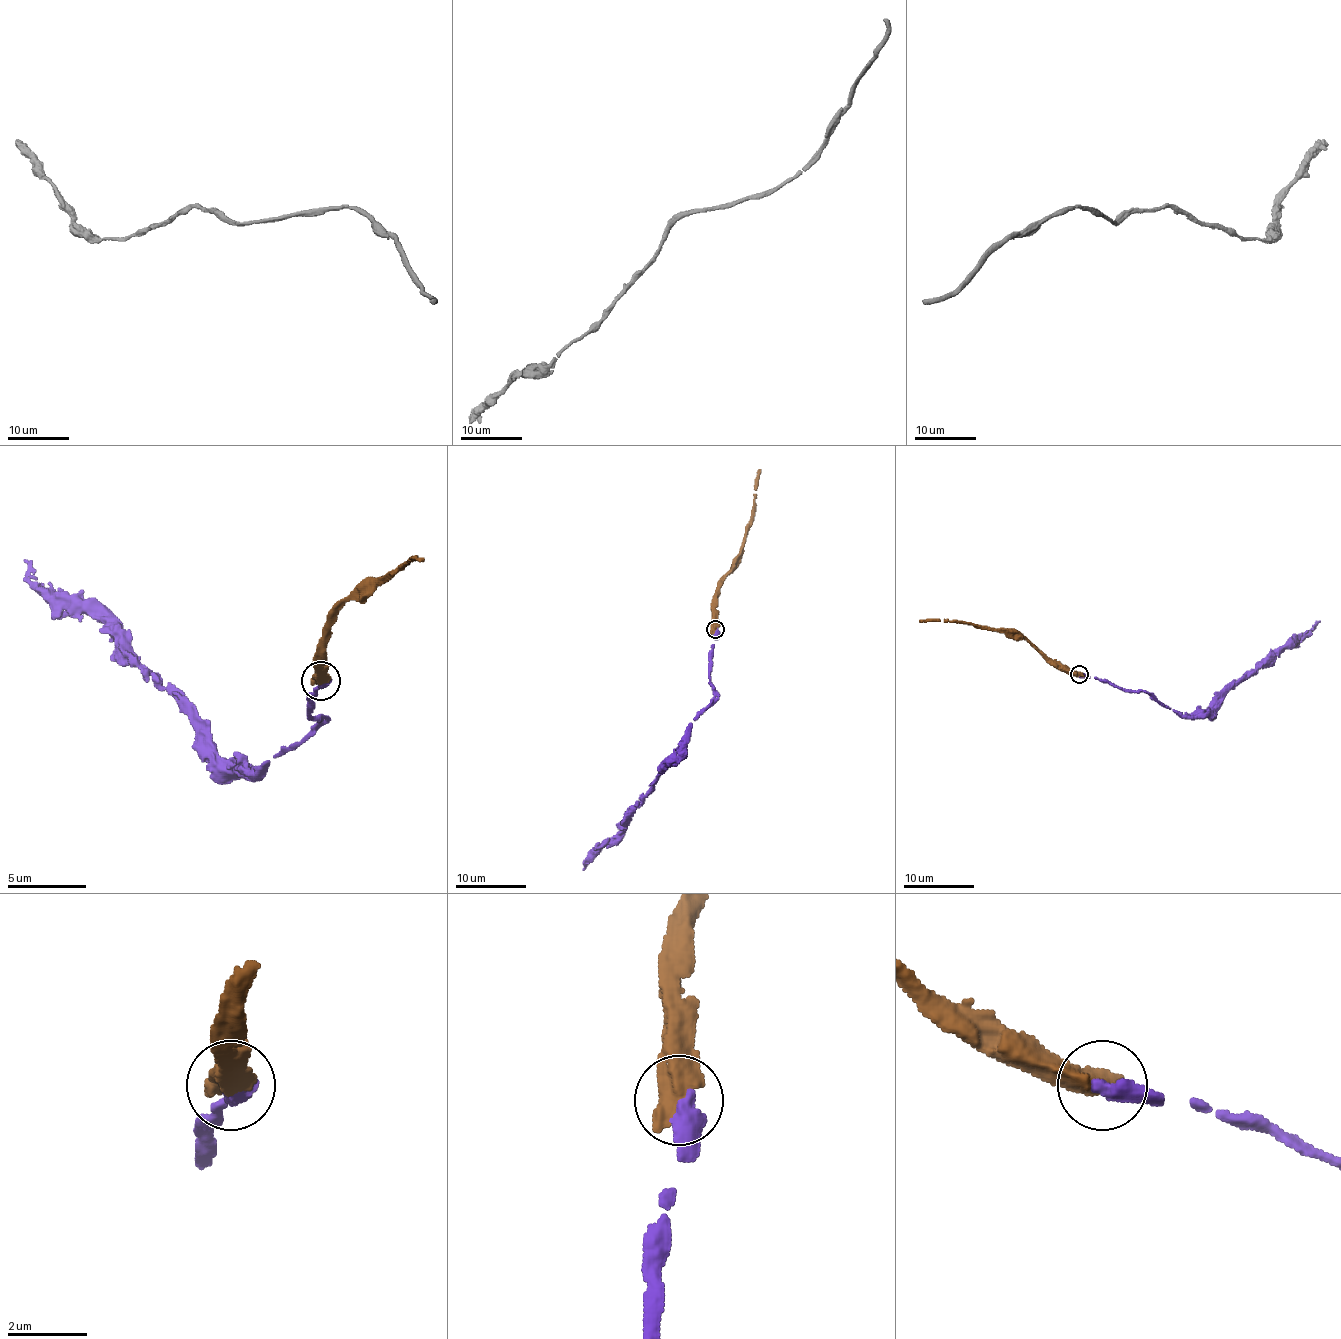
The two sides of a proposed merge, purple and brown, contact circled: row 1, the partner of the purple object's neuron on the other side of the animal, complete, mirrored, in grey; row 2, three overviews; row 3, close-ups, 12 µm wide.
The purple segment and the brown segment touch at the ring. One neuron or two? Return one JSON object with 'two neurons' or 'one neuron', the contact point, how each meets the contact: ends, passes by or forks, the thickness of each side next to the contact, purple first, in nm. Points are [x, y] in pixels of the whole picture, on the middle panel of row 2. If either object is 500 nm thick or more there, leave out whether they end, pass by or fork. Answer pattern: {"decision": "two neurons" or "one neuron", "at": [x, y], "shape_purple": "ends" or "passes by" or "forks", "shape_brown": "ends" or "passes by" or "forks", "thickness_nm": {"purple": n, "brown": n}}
{"decision": "one neuron", "at": [715, 629], "thickness_nm": {"purple": 460, "brown": 700}}

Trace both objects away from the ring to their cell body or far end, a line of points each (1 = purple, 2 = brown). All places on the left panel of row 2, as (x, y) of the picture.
1: (322, 679), (314, 691), (310, 715), (318, 723), (266, 763), (238, 770), (104, 620), (52, 596), (24, 561)
2: (322, 679), (322, 632), (349, 600), (361, 596), (381, 576), (413, 557), (424, 561)

